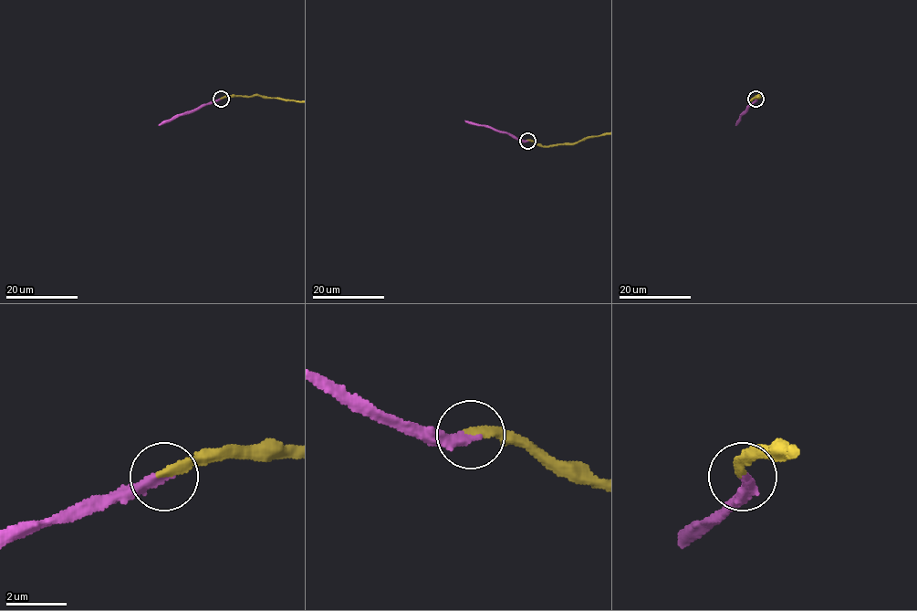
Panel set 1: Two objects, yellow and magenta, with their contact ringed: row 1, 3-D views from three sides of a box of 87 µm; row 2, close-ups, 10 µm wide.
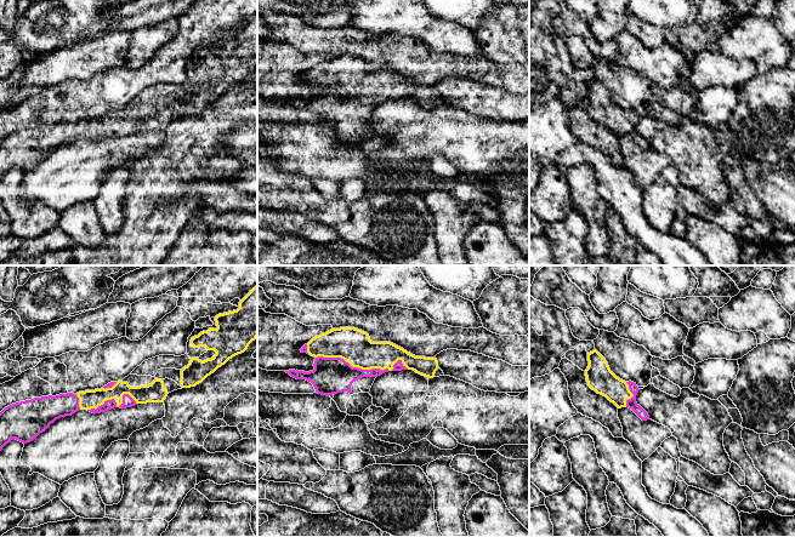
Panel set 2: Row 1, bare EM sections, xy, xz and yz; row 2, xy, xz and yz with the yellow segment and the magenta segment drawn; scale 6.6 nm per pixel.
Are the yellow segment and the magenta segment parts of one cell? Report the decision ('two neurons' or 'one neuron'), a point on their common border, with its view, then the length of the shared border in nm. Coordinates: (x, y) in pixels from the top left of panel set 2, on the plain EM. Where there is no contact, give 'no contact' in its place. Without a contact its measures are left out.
one neuron | xz (352, 95) | 500 nm

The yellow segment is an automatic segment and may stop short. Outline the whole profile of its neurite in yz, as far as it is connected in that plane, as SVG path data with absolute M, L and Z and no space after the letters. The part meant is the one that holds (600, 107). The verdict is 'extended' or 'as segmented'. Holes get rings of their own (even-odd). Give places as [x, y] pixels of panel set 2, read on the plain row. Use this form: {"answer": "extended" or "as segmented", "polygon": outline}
{"answer": "extended", "polygon": "M595 78L587 81L589 95L585 98L587 114L597 122L606 125L618 137L631 137L642 149L649 148L648 142L636 131L638 115L617 105L606 87Z"}

